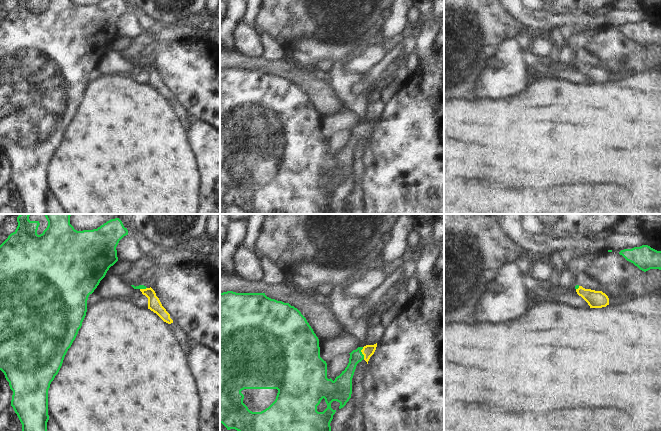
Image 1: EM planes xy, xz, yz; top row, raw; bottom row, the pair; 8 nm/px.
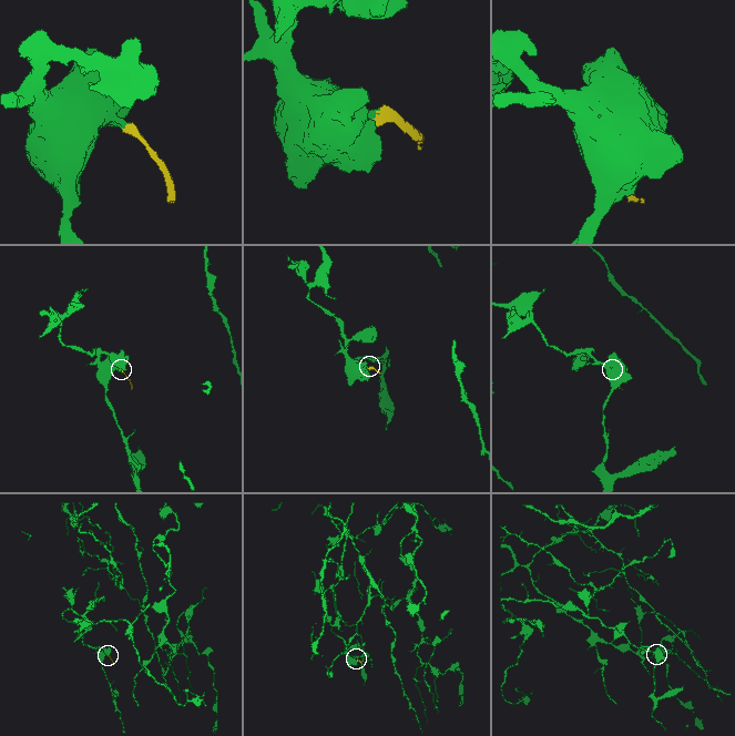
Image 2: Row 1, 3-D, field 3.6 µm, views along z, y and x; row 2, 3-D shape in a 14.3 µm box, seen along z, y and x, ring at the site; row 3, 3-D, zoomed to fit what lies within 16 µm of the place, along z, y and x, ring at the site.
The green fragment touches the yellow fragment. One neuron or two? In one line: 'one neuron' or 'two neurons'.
one neuron

